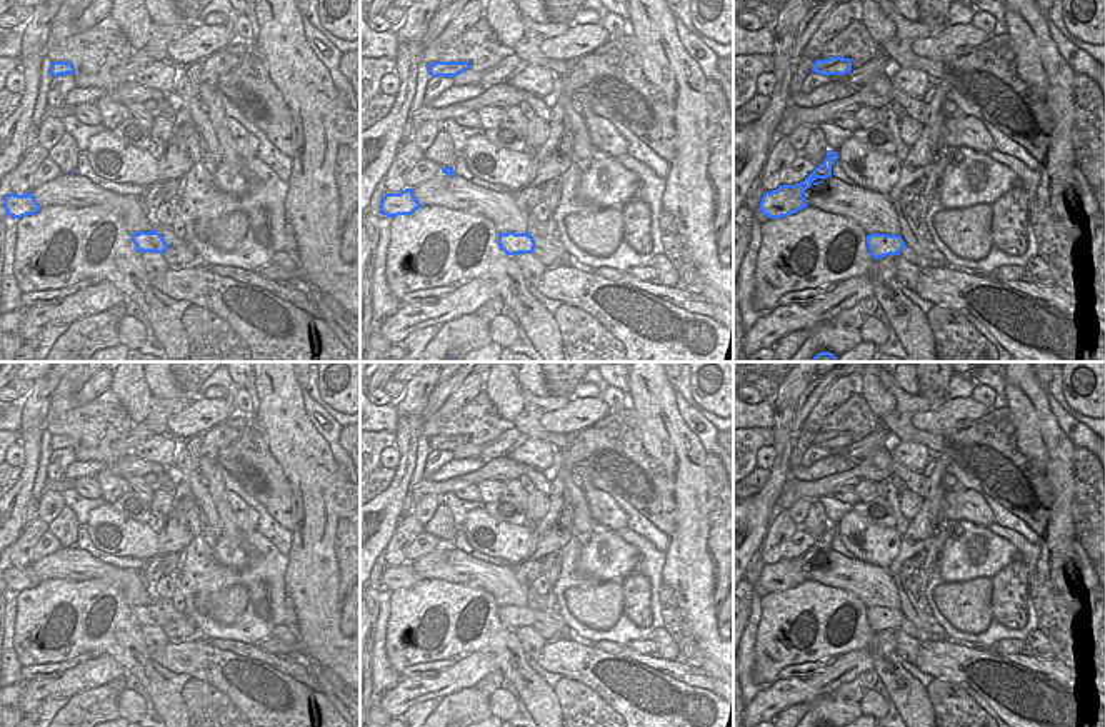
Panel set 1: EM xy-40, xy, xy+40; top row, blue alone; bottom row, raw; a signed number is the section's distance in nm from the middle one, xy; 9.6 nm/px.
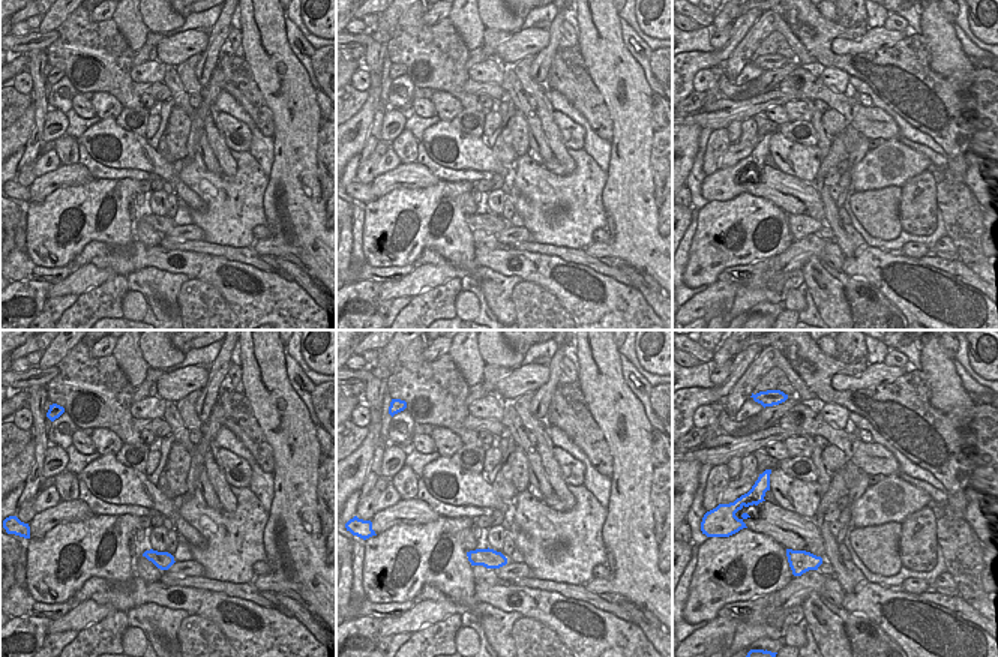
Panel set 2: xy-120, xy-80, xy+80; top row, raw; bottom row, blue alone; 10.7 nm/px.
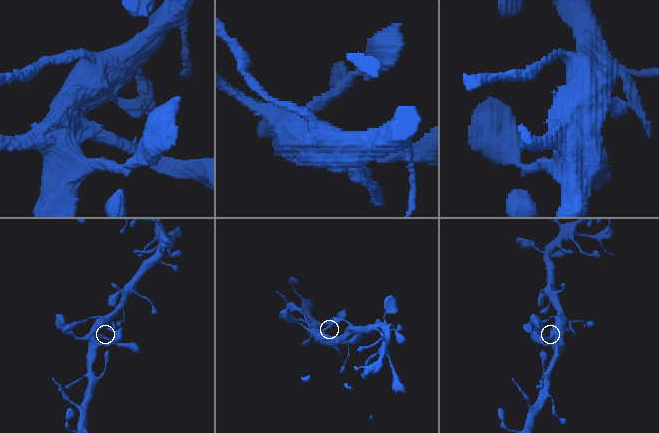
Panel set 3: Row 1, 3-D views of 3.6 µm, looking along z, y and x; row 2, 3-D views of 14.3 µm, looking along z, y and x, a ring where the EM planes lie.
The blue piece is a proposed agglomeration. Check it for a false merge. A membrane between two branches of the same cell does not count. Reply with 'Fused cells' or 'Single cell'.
Single cell

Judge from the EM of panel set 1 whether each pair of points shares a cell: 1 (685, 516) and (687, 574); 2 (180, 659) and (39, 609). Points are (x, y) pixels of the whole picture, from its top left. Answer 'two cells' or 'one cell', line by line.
1: one cell
2: two cells

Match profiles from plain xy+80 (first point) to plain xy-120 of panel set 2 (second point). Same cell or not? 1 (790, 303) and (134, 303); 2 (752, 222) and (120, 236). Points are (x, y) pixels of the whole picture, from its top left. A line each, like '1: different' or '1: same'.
1: same
2: same

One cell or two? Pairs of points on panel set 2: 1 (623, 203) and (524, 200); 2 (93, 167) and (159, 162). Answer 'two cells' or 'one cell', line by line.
1: two cells
2: two cells

